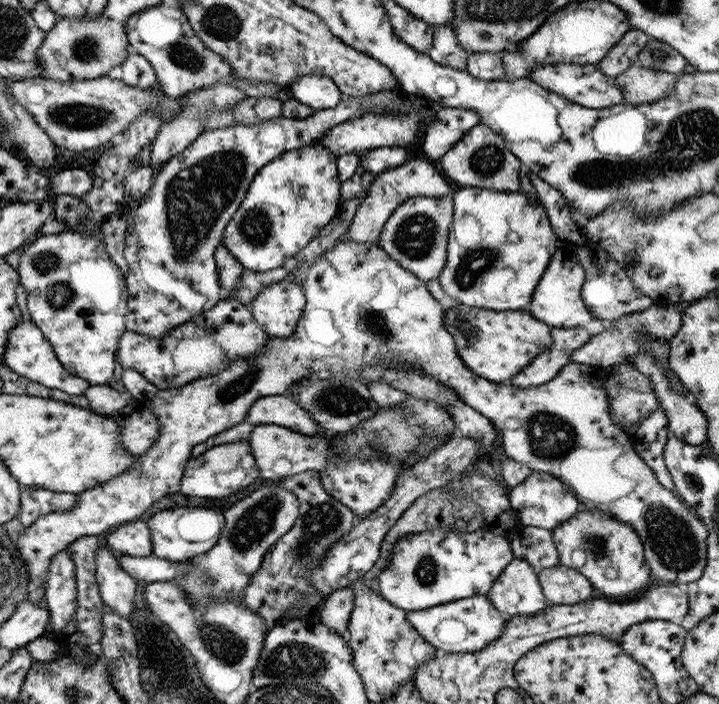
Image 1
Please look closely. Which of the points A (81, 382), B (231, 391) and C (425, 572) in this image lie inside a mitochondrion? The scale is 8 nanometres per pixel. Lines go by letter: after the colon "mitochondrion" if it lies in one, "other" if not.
A: other
B: mitochondrion
C: mitochondrion

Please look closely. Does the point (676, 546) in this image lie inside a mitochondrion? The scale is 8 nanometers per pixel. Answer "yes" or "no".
yes

